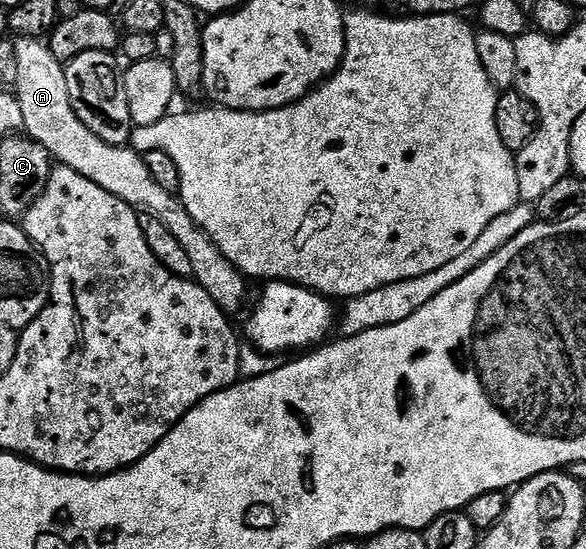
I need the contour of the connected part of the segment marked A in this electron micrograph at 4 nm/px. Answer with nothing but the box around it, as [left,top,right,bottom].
[16,39,248,313]

